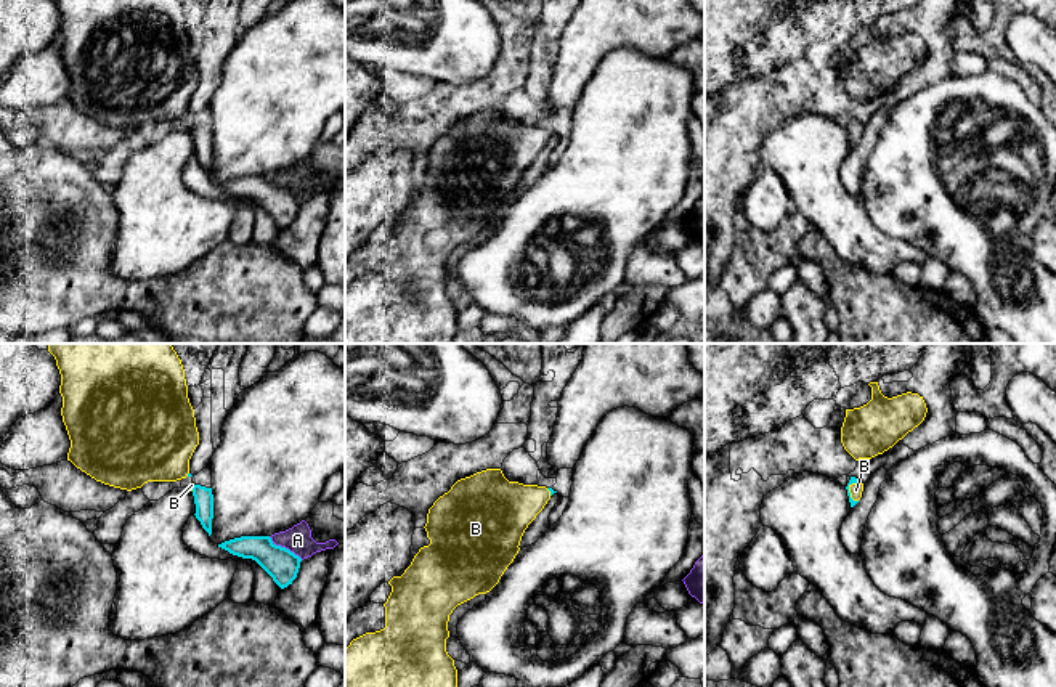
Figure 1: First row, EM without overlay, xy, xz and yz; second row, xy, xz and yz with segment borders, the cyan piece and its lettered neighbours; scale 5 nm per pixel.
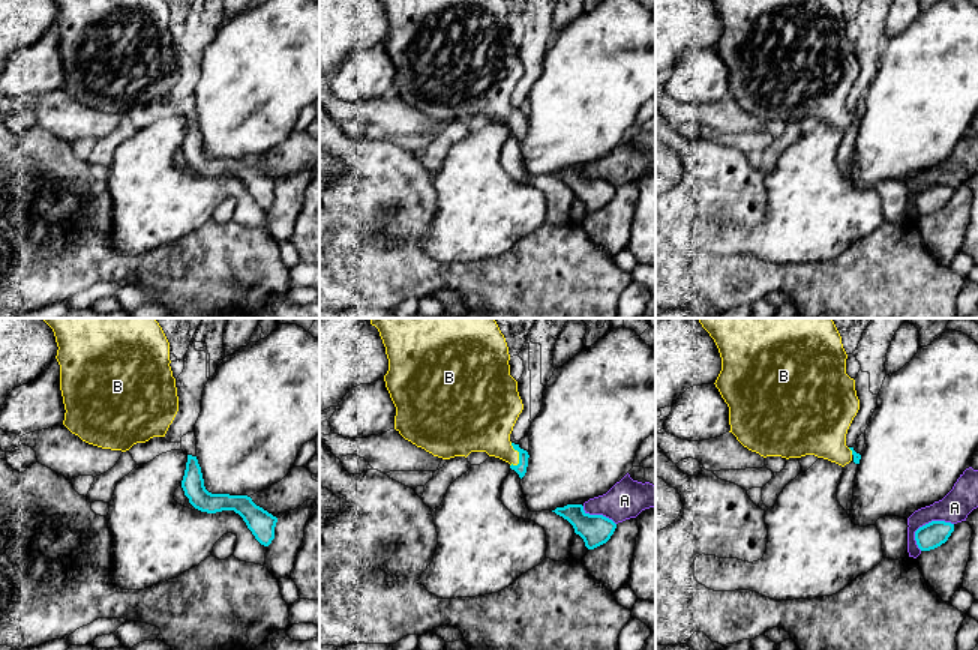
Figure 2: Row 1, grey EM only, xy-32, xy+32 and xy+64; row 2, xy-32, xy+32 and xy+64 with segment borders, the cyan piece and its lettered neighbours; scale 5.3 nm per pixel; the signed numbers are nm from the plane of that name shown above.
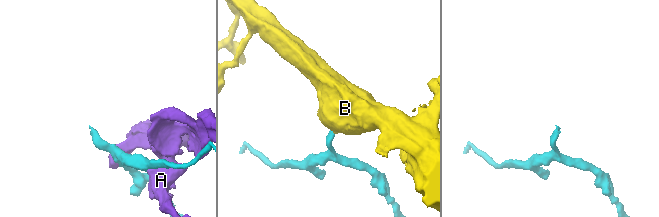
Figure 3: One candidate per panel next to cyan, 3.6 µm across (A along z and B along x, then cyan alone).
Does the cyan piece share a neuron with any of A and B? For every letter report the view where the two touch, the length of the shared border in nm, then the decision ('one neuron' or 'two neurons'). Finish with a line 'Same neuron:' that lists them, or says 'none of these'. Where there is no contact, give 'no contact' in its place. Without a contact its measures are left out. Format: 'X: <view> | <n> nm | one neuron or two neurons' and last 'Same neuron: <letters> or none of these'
A: xy | 200 nm | two neurons
B: yz | 110 nm | one neuron
Same neuron: B

